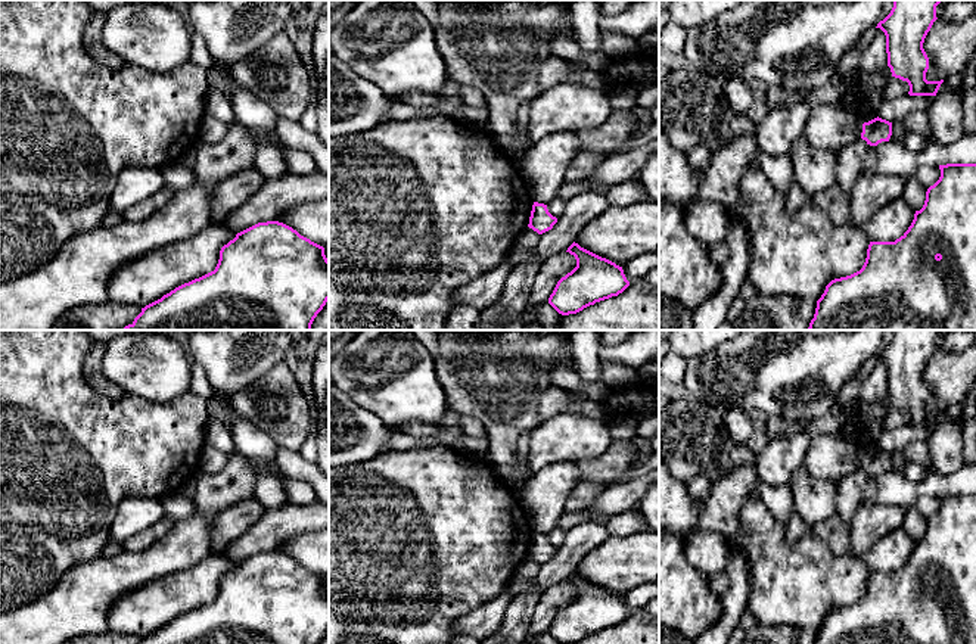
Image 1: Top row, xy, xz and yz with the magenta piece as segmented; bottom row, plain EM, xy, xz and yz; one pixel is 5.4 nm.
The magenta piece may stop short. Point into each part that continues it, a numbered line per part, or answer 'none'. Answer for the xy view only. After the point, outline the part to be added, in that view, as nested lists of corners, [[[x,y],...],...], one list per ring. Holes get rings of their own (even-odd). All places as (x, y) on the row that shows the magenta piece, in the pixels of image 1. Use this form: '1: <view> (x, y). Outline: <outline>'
none

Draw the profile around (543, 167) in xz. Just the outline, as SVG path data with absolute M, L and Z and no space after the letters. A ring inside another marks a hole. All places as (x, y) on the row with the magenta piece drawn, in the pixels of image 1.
M557 131L540 139L519 161L519 172L534 202L547 205L556 197L572 159L584 152L575 133Z

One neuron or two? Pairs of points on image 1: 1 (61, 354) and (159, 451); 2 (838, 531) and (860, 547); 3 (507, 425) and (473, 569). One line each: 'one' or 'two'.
1: one
2: two
3: two

